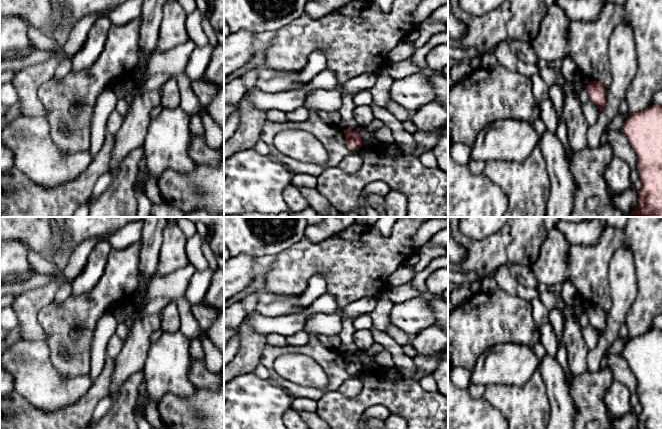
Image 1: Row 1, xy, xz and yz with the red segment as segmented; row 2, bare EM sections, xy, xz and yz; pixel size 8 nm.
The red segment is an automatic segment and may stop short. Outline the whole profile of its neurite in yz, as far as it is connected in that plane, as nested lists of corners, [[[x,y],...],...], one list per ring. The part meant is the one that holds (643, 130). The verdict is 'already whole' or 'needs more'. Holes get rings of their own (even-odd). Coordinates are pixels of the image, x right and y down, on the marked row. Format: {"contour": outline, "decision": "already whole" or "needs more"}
{"contour": [[[662,105],[630,113],[621,132],[636,154],[642,182],[637,207],[628,217],[662,217]]], "decision": "already whole"}

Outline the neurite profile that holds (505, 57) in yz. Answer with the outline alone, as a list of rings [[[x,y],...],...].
[[[507,41],[499,42],[494,48],[494,53],[499,65],[506,69],[529,78],[539,75],[548,86],[557,84],[561,89],[564,86],[565,79],[560,71],[553,71],[548,67],[539,69],[537,65],[525,63],[511,52]]]

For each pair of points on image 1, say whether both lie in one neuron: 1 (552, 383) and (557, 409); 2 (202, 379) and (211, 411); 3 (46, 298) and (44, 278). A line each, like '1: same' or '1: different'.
1: same
2: different
3: different

